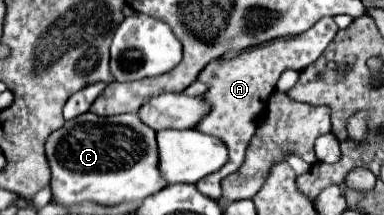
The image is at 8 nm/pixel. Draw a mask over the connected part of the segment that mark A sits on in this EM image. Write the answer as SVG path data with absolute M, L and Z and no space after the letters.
M323 17L309 31L301 33L295 39L275 39L265 45L257 45L243 51L235 59L221 57L203 69L203 75L199 75L199 81L211 85L211 89L203 95L207 103L211 105L211 113L195 129L223 139L225 145L229 147L227 165L223 165L223 169L203 177L203 181L197 183L203 195L211 199L221 199L221 181L243 165L245 149L257 129L257 119L261 119L261 115L267 111L267 101L273 95L281 73L287 69L303 71L305 67L315 63L319 55L325 51L325 47L331 43L335 33L337 33L337 25L333 17Z

